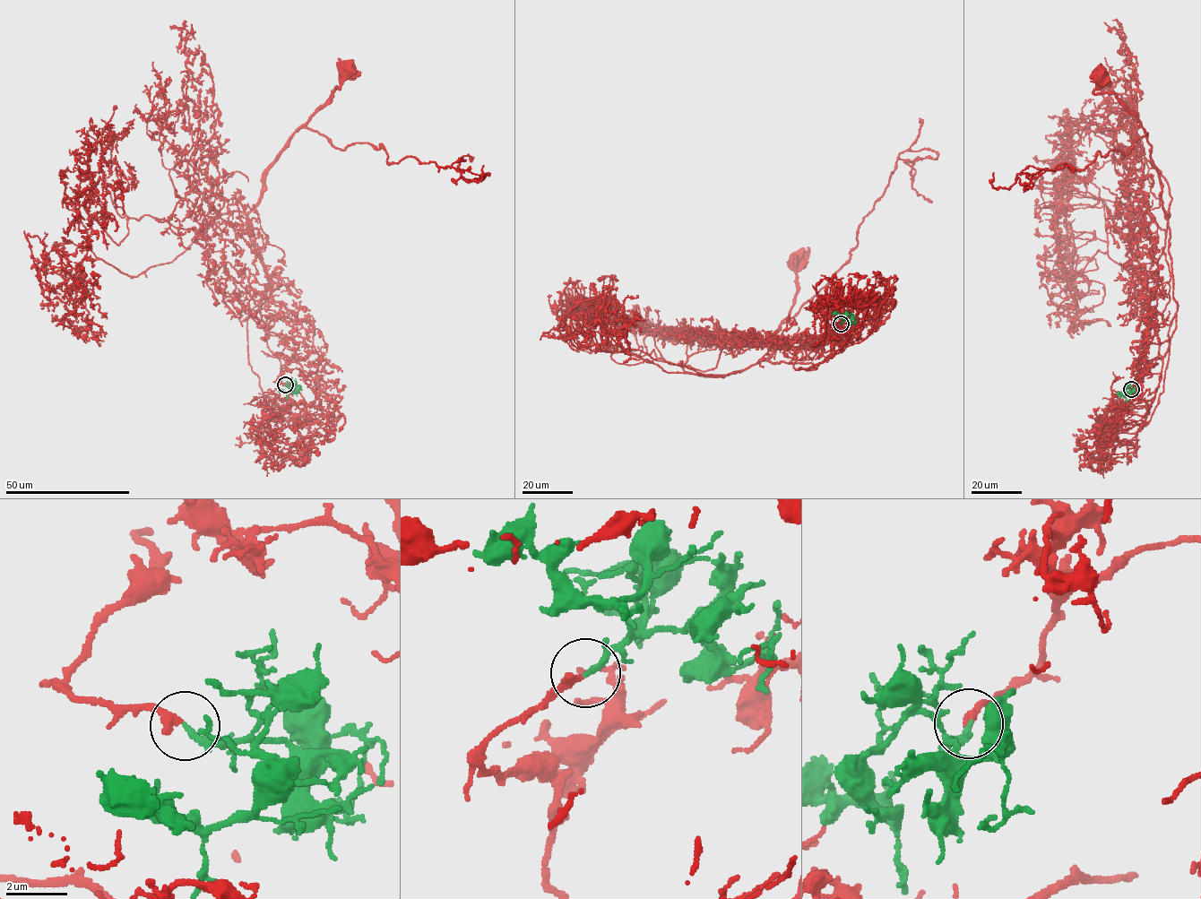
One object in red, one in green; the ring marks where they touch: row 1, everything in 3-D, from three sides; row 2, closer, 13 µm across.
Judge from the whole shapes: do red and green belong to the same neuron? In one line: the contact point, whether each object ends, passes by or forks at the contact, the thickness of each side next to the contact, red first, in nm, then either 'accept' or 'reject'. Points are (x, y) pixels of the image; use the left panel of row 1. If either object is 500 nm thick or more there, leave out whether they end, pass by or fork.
at (285, 384); red ends there; green ends there; 280 nm thick on the red side, 200 nm on the other; accept

